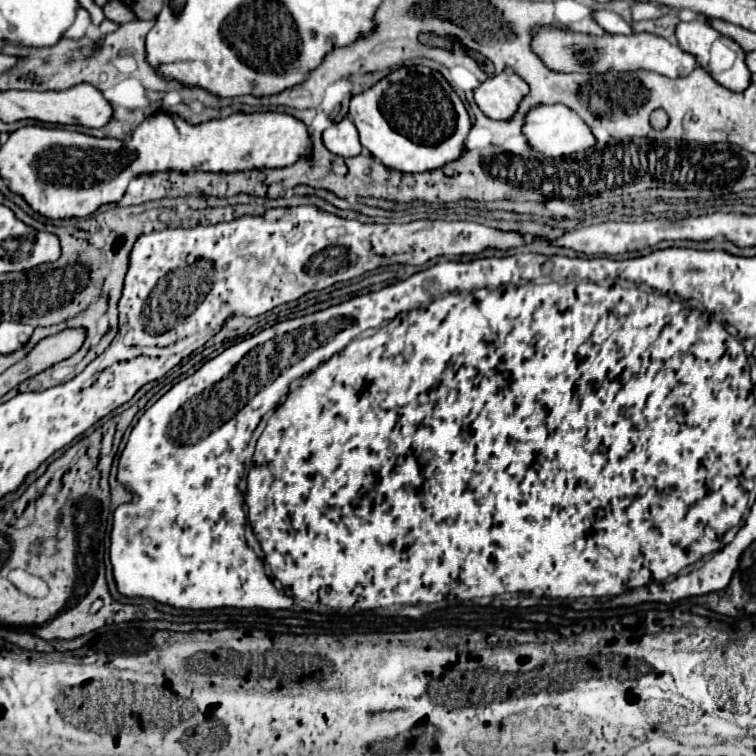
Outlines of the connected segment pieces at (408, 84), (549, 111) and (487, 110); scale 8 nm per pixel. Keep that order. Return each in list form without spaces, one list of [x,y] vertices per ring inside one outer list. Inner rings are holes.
[[[412,65],[412,67],[398,67],[390,75],[386,75],[378,85],[358,93],[350,101],[348,117],[354,121],[360,143],[376,157],[386,169],[400,171],[400,173],[424,173],[440,169],[452,161],[456,161],[466,149],[466,137],[472,129],[470,115],[456,95],[456,91],[448,85],[448,81],[430,67]]]
[[[538,105],[534,111],[526,115],[526,123],[522,127],[522,133],[530,139],[532,149],[544,153],[546,157],[562,157],[572,155],[578,151],[586,151],[594,147],[596,137],[592,135],[590,127],[584,123],[584,119],[568,109],[566,105]]]
[[[504,71],[486,79],[474,91],[474,101],[486,117],[496,121],[510,121],[528,91],[530,89],[526,81],[522,81],[518,75],[510,75]]]

